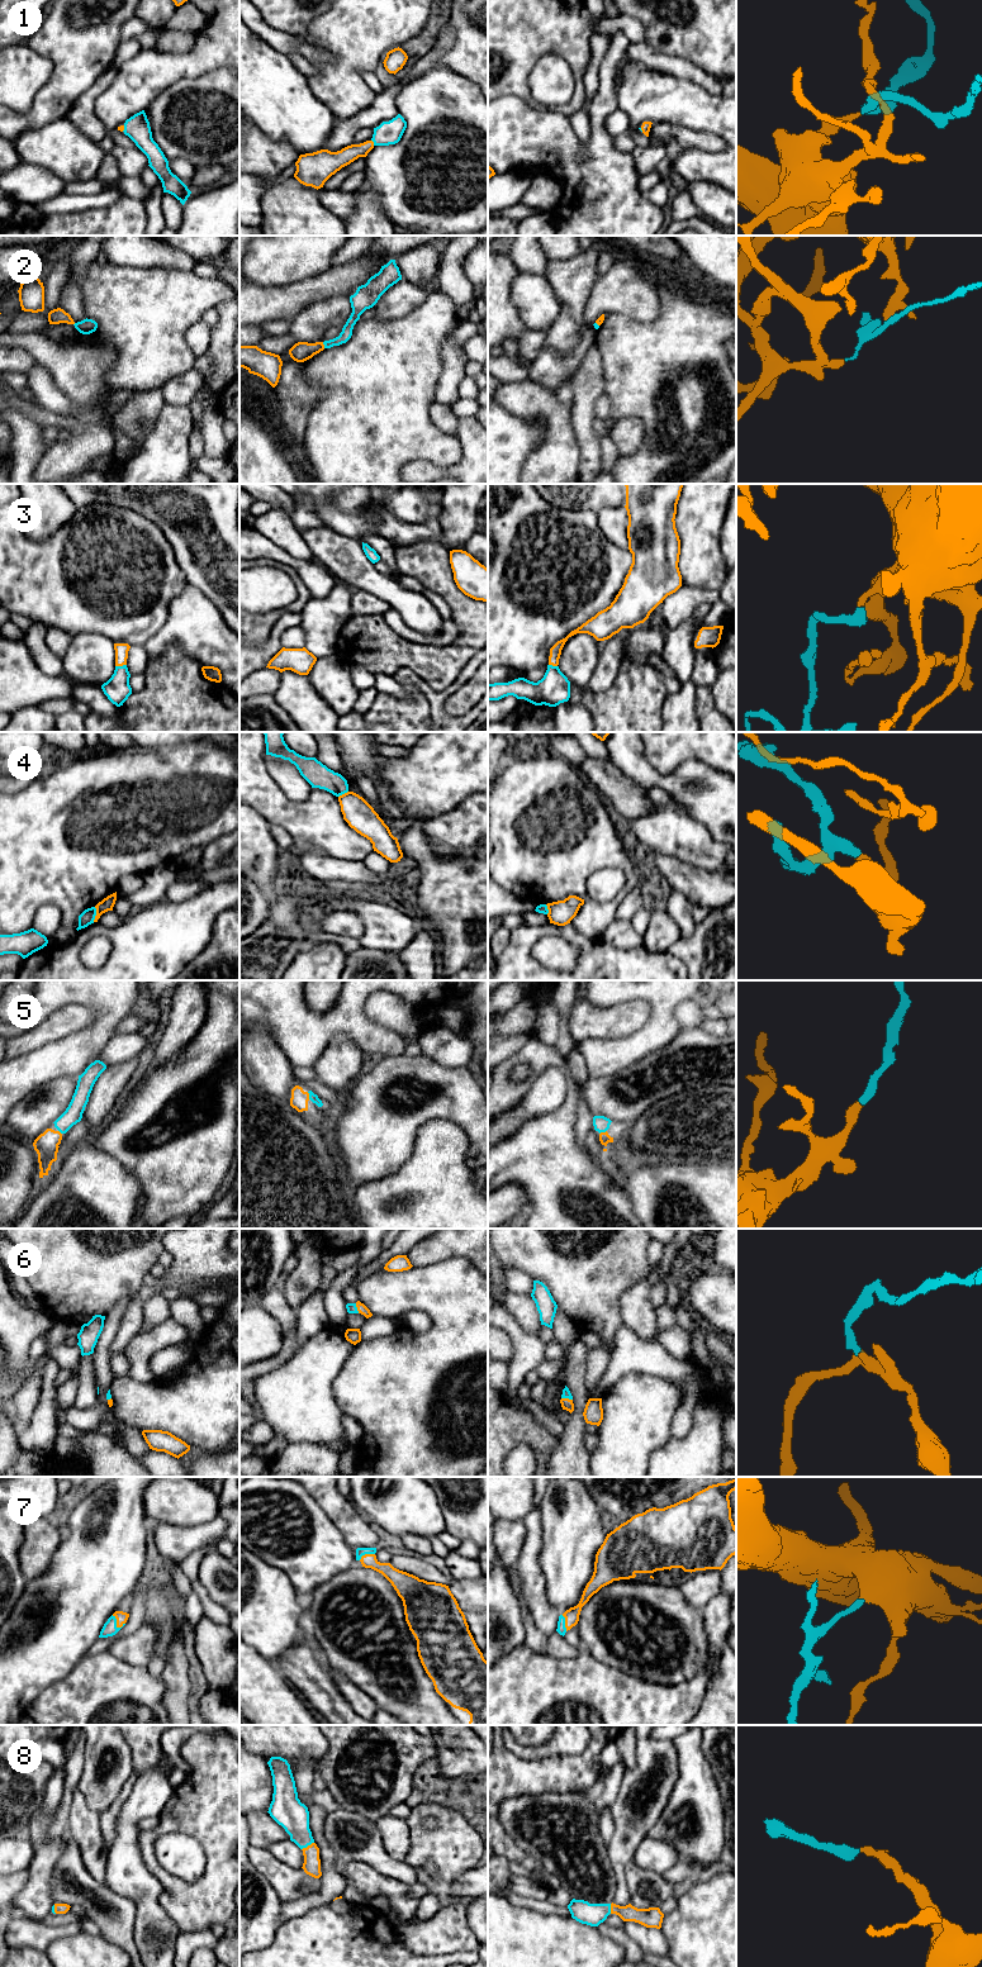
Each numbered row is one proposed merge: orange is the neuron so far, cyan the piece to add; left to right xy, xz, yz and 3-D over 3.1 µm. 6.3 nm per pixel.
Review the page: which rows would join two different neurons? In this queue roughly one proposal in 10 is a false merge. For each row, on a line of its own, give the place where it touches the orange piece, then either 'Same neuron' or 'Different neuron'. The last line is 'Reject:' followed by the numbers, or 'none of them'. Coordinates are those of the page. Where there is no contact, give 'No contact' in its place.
1: Touches orange at xz (373, 142). Same neuron
2: Touches orange at xz (323, 345). Different neuron
3: Touches orange at xy (121, 665). Same neuron
4: Touches orange at xy (96, 915). Different neuron
5: Touches orange at xz (308, 1096). Same neuron
6: Touches orange at yz (567, 1398). Same neuron
7: Touches orange at xy (117, 1624). Same neuron
8: Touches orange at xz (308, 1846). Same neuron
Reject: 2, 4

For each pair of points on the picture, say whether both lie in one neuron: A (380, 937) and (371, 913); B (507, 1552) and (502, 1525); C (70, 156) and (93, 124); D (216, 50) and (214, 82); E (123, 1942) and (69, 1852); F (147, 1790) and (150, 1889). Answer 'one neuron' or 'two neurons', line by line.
A: one neuron
B: one neuron
C: two neurons
D: two neurons
E: one neuron
F: one neuron

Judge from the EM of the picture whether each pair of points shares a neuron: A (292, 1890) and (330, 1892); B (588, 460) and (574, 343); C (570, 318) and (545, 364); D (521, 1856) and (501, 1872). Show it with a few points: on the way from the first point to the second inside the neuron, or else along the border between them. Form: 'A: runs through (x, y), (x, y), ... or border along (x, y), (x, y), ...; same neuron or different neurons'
A: border along (322, 1878), (322, 1886), (314, 1894), (289, 1901); different neurons
B: border along (593, 343), (569, 381); different neurons
C: runs through (570, 329), (567, 342), (556, 352); same neuron
D: border along (501, 1856), (510, 1861); different neurons

